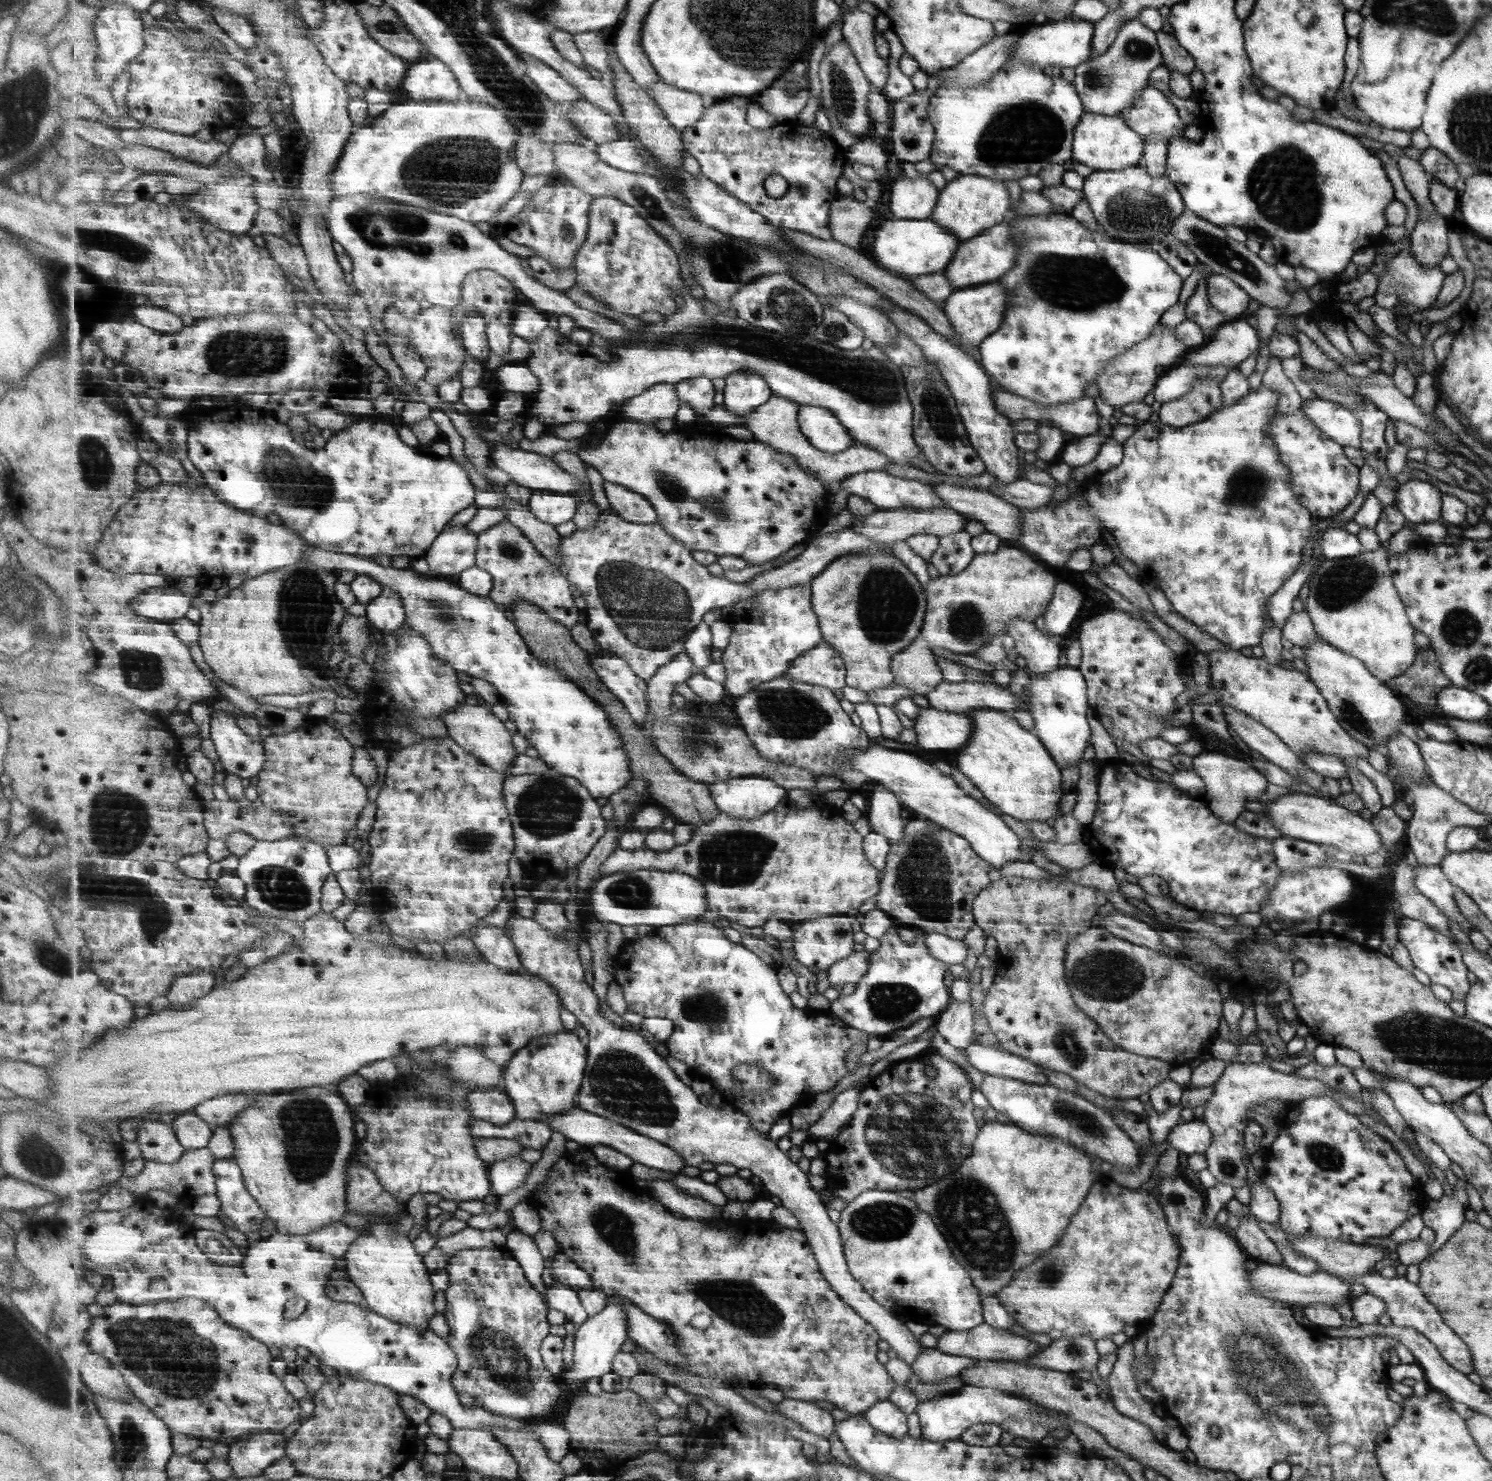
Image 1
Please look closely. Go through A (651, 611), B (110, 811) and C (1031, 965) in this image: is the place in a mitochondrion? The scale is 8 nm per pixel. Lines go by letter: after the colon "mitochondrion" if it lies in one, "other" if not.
A: mitochondrion
B: mitochondrion
C: other

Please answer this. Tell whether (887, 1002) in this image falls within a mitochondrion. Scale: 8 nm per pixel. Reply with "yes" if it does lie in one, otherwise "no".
yes

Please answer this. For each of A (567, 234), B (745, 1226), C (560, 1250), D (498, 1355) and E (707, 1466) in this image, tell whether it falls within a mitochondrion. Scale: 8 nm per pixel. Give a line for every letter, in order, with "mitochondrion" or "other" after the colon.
A: mitochondrion
B: other
C: other
D: mitochondrion
E: other

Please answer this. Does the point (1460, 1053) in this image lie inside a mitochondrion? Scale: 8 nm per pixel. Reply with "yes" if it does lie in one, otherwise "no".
yes

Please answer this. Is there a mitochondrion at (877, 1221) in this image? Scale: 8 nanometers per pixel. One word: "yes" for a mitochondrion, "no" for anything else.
yes

